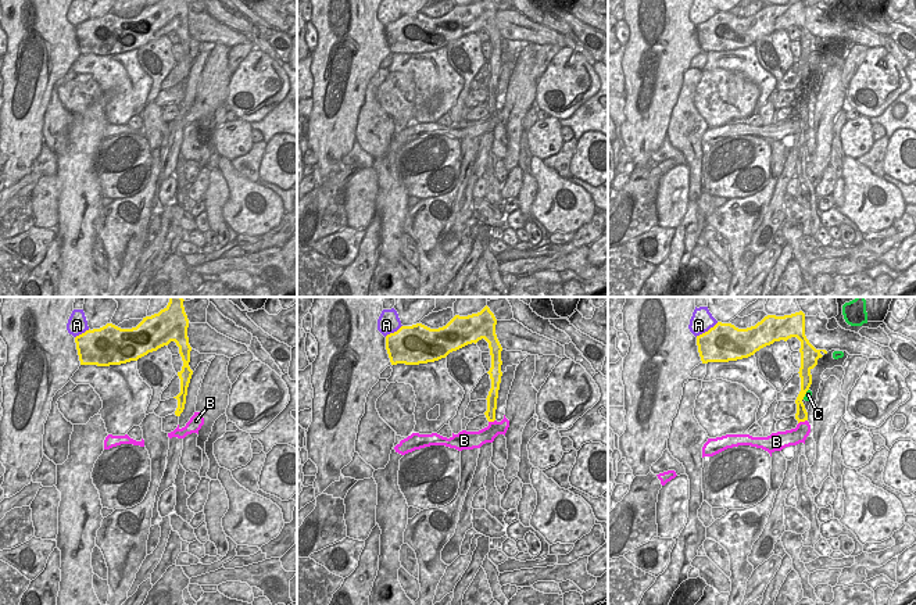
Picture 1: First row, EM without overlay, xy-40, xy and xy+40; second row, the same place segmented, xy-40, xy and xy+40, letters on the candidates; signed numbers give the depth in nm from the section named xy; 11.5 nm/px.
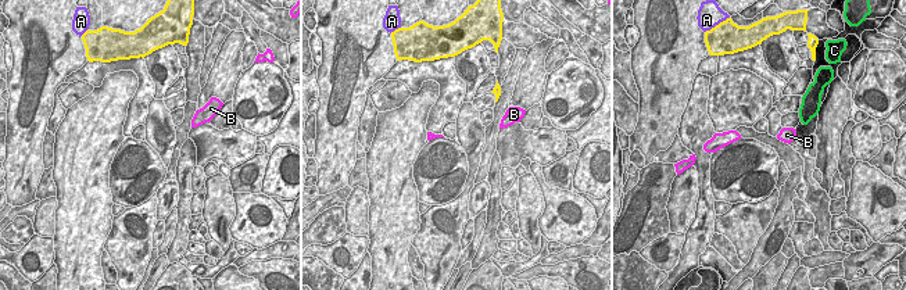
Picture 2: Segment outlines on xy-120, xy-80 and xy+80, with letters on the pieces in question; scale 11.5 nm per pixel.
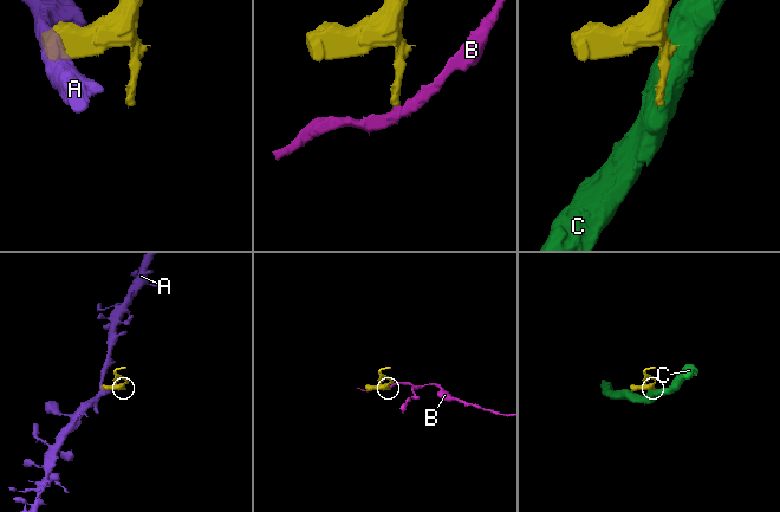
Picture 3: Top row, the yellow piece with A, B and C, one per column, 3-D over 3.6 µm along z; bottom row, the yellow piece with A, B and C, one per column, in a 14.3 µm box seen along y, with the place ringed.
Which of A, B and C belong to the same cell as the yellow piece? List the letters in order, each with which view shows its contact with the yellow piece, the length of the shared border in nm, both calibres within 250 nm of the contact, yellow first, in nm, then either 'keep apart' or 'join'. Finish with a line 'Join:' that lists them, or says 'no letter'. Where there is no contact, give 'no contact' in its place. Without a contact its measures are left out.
A: xy+40 | 320 nm | 440/260 nm | keep apart
B: xy+40 | 120 nm | 140/190 nm | keep apart
C: xy+40 | 140 nm | 130/70 nm | keep apart
Join: no letter

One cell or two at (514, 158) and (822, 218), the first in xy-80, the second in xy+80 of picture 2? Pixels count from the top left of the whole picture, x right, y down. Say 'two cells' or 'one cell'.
two cells

